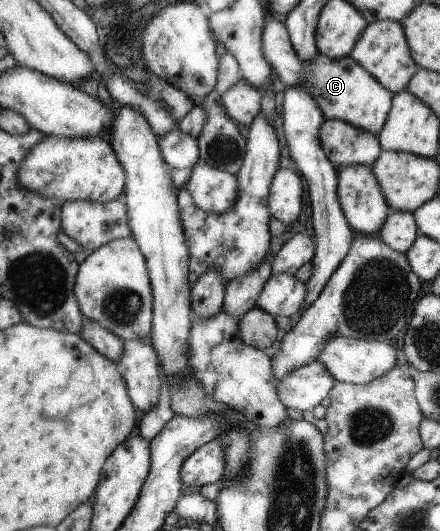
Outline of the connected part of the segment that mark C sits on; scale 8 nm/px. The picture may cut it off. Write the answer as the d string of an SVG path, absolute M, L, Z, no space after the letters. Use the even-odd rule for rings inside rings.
M265 17L261 34L261 51L271 69L285 87L300 87L315 100L324 118L340 119L356 128L377 135L386 120L393 94L348 54L331 59L316 53L313 59L301 61L290 44L286 27L274 17Z

